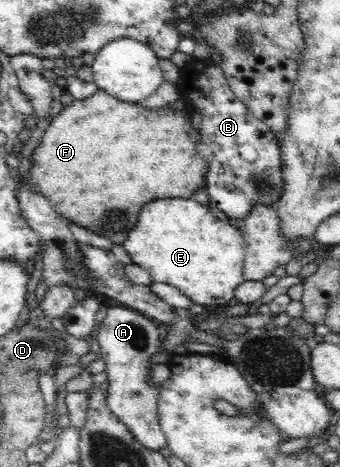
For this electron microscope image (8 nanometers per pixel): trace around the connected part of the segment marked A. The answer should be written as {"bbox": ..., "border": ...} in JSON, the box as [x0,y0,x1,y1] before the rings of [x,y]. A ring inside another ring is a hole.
{"bbox":[97,306,166,451],"border":[[[108,306],[106,316],[97,331],[97,340],[100,344],[102,359],[106,364],[108,383],[110,383],[106,401],[111,411],[125,423],[126,427],[129,427],[134,437],[144,447],[152,451],[166,447],[166,436],[158,426],[156,395],[158,395],[159,386],[150,386],[146,378],[152,367],[149,363],[150,357],[159,353],[161,345],[157,323],[130,307]]]}

